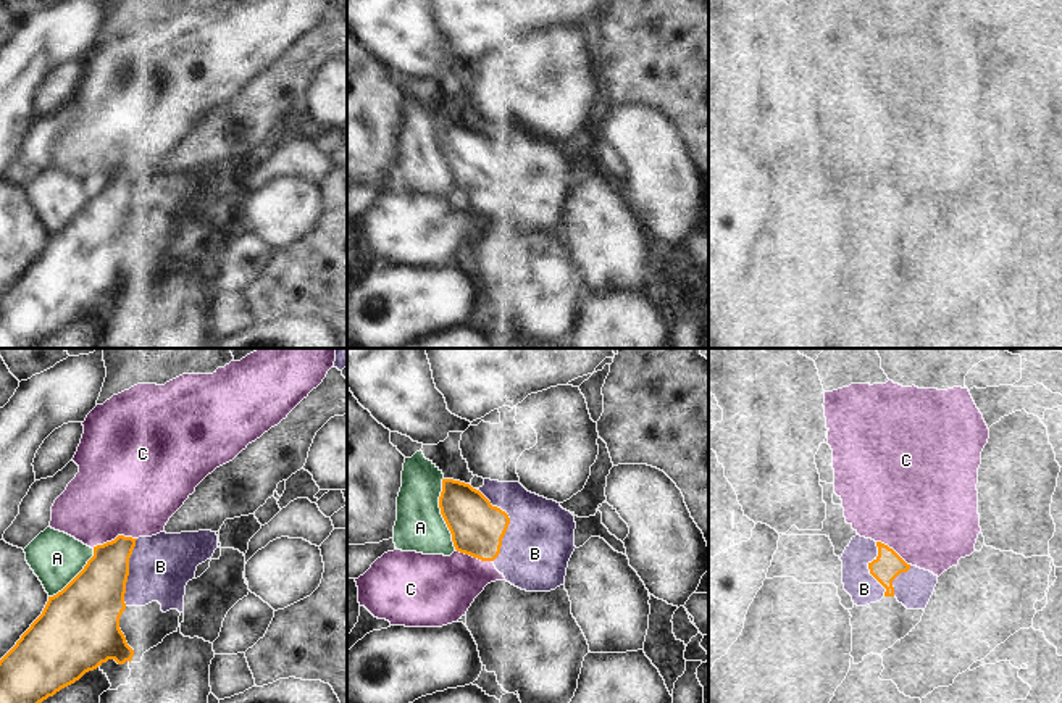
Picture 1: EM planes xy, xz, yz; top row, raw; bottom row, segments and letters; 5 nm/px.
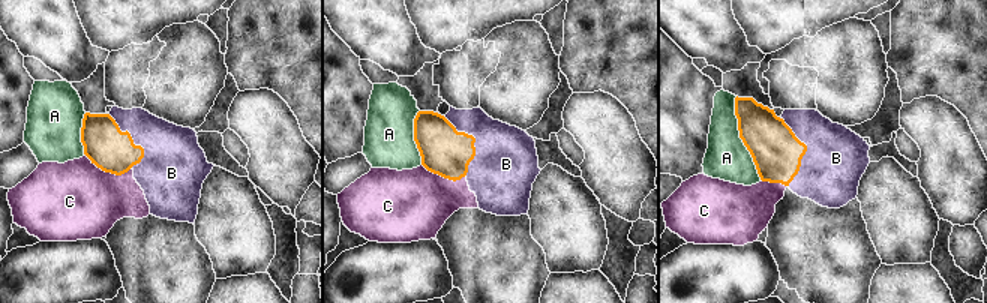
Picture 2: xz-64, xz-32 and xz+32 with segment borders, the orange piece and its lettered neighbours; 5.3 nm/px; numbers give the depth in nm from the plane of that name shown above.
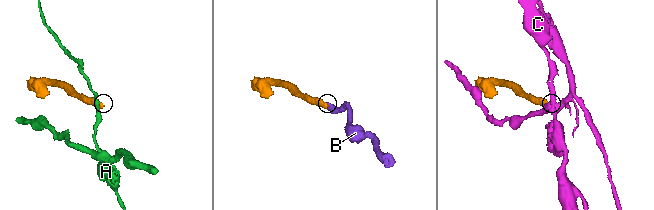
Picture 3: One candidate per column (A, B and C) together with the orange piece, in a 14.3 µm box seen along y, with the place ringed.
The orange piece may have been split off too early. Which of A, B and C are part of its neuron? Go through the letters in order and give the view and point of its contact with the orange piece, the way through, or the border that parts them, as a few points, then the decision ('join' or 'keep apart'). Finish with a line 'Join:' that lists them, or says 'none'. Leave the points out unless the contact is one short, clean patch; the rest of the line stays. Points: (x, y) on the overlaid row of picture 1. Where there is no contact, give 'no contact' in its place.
A: meets orange in xz at (441, 513); keep apart
B: meets orange in xz at (509, 523); join
C: meets orange in xy at (115, 539); keep apart
Join: B

